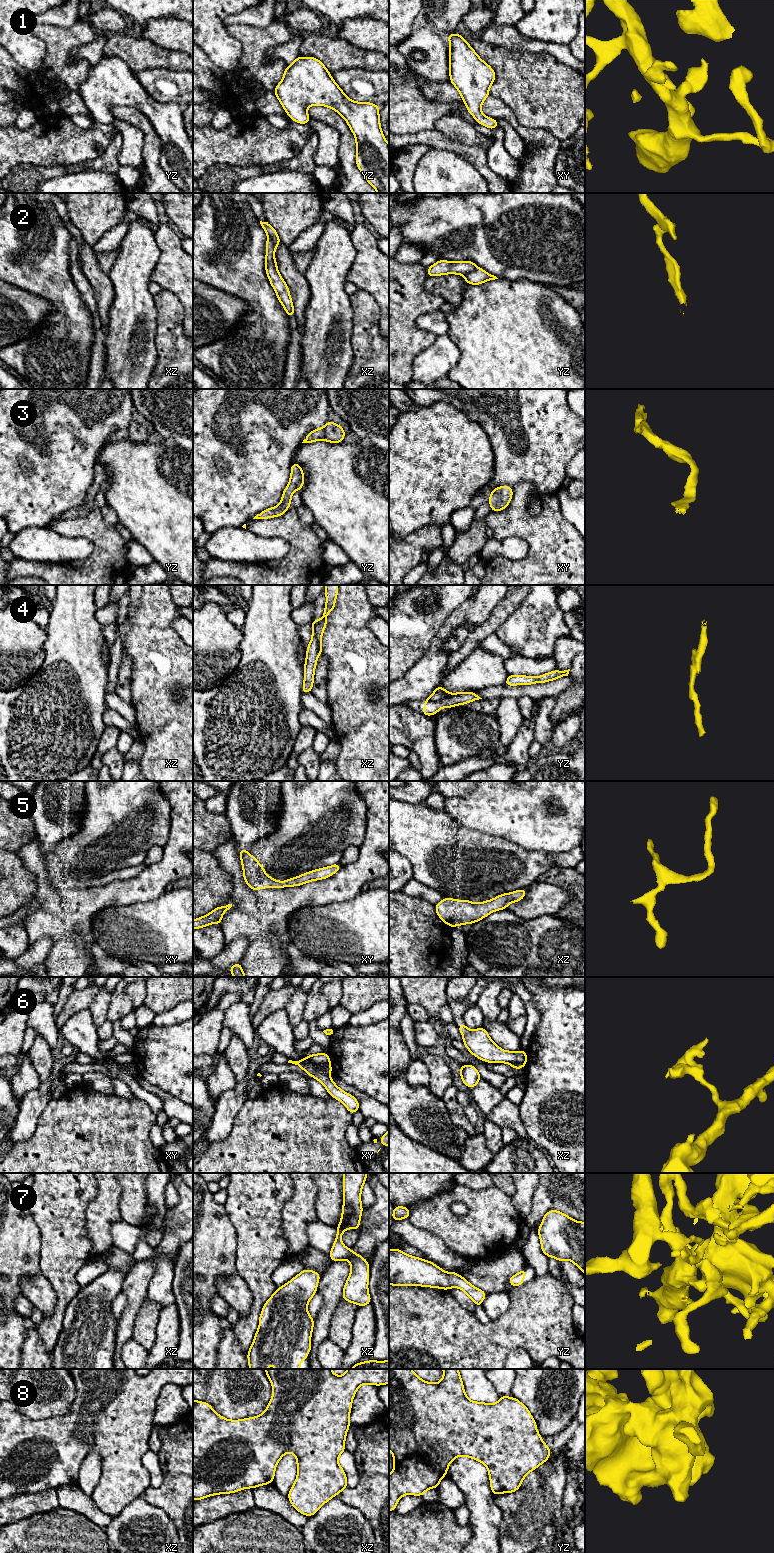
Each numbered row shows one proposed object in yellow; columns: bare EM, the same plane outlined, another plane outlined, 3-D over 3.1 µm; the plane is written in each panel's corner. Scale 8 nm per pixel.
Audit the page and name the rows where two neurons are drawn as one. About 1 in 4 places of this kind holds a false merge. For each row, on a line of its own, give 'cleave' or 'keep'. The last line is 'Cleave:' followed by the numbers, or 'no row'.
1: keep
2: cleave
3: keep
4: cleave
5: keep
6: cleave
7: keep
8: keep
Cleave: 2, 4, 6

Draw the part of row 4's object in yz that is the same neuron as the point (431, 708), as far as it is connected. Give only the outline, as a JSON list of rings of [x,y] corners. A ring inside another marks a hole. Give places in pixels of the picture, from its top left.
[[[462,692],[460,696],[446,698],[439,702],[430,700],[423,700],[425,703],[424,710],[421,712],[425,716],[435,715],[440,709],[444,707],[453,708],[456,705],[463,705],[469,702],[482,699],[474,692]]]

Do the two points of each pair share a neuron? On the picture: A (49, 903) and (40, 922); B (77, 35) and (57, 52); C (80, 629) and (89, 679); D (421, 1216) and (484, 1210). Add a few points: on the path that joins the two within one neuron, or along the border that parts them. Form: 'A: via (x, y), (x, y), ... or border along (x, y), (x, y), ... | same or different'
A: via (49, 908), (49, 913), (45, 917) | same
B: via (72, 37), (62, 47) | same
C: via (80, 641), (80, 667) | same
D: via (437, 1217), (443, 1223), (468, 1223) | same

